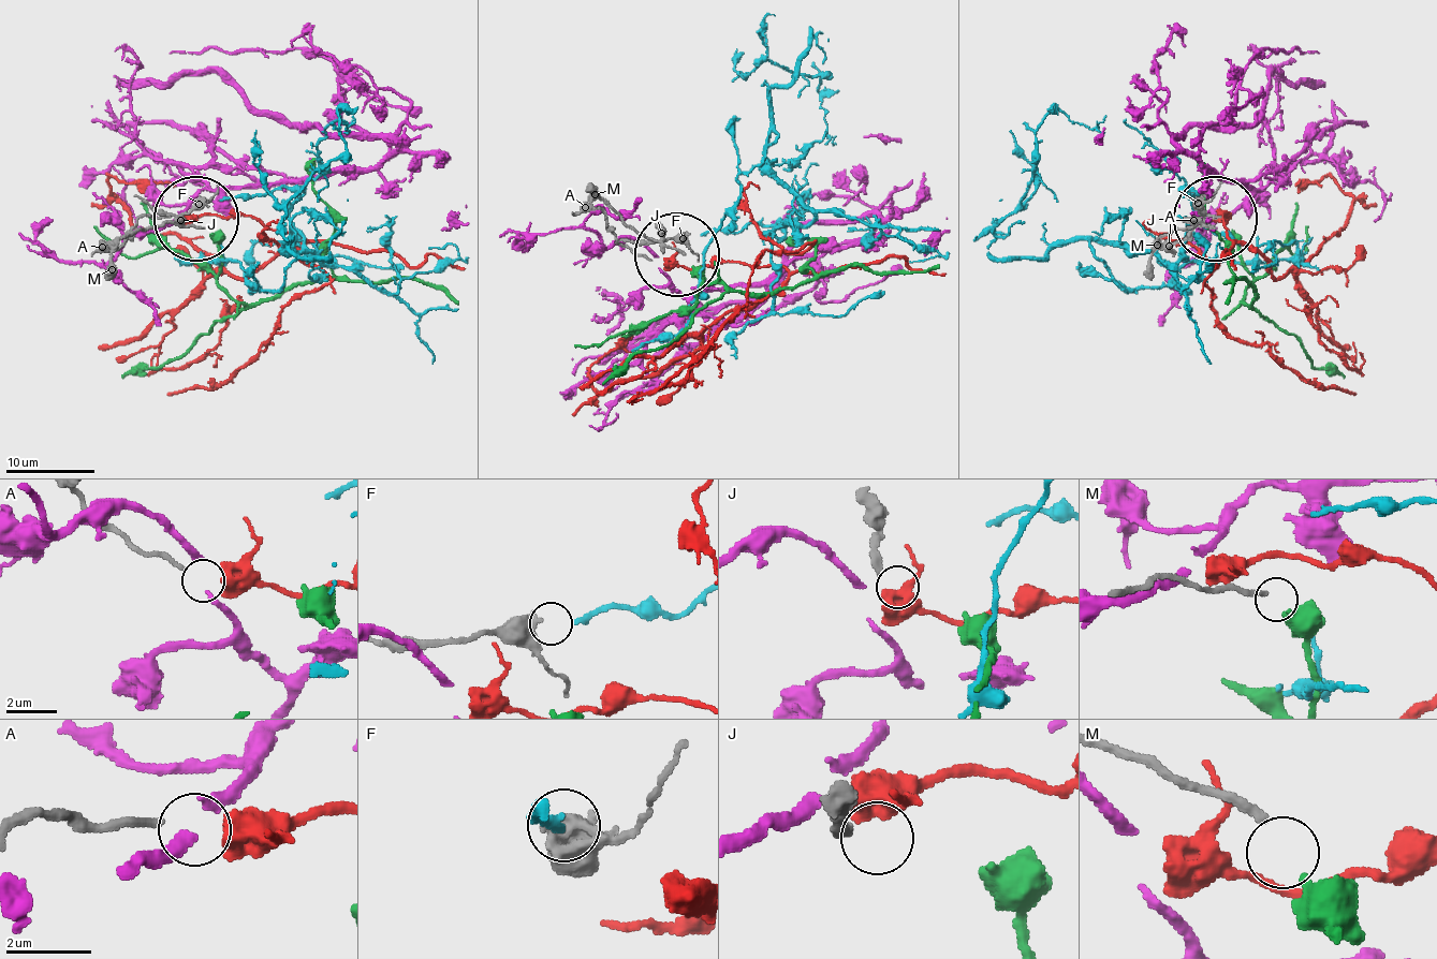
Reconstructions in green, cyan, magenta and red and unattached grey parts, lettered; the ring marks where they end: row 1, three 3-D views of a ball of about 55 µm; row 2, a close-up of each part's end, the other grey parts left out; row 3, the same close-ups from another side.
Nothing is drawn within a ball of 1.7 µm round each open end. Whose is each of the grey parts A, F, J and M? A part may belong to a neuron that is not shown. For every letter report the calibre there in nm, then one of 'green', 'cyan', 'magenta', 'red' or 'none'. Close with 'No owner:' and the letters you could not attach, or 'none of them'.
A: 170 nm thick; red
F: 460 nm thick; cyan
J: 280 nm thick; none
M: 220 nm thick; green
No owner: J

